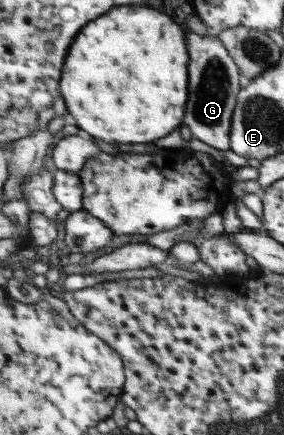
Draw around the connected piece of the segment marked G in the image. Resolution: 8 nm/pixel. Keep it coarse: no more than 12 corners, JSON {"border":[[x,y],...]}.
{"border":[[186,31],[190,94],[183,124],[231,150],[244,82],[214,35]]}

